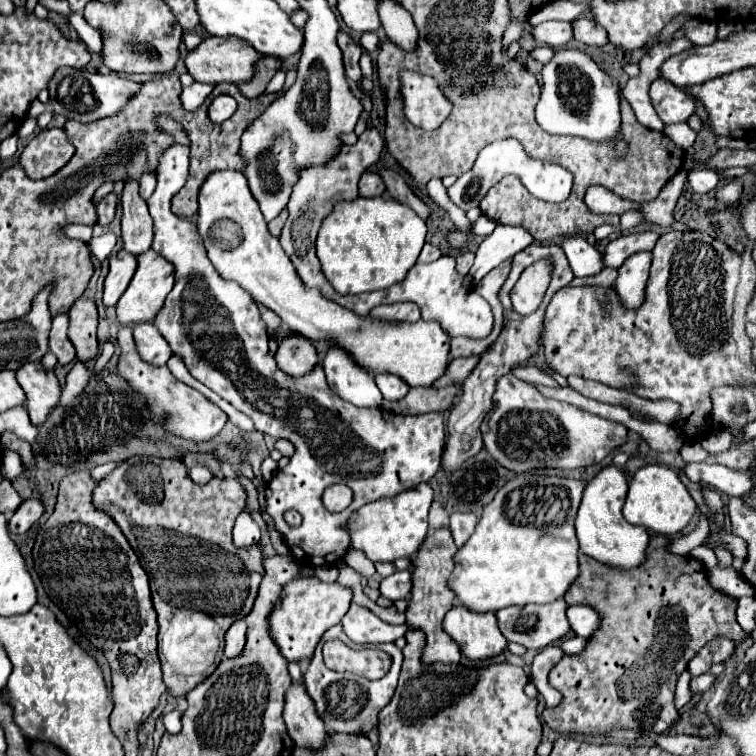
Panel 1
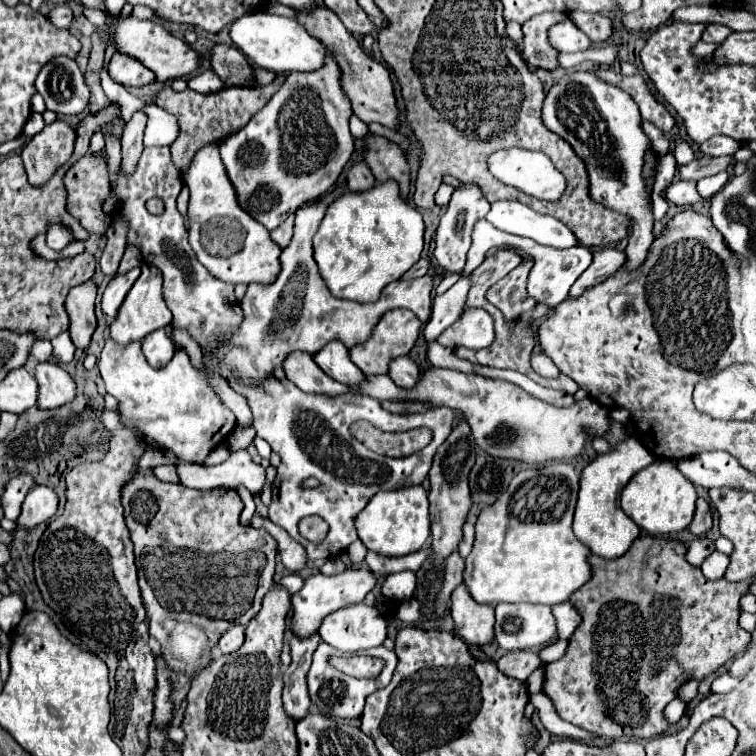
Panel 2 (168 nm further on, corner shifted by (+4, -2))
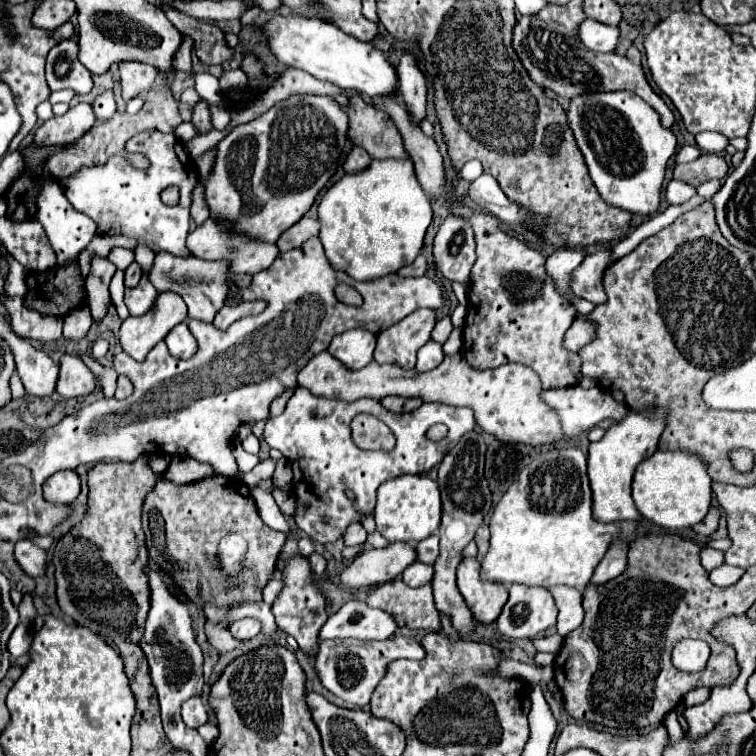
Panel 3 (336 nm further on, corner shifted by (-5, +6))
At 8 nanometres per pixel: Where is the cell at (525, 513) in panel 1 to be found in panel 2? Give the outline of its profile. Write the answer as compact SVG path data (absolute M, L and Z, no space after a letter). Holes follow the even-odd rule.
M553 461L543 467L529 467L519 471L501 497L485 507L475 523L473 551L465 559L463 583L477 603L543 603L557 605L589 581L591 567L587 563L589 551L575 539L571 531L573 509L579 491L579 475L571 463Z

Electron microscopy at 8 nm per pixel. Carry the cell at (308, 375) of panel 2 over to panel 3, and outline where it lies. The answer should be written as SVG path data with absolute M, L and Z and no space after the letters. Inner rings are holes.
M322 351L312 357L306 367L298 373L298 385L306 387L312 395L326 399L358 401L362 397L382 399L386 395L400 397L420 397L422 401L446 403L456 407L470 407L476 413L476 423L484 433L494 435L500 441L514 441L526 445L544 445L562 441L562 427L556 413L540 399L540 379L538 375L522 363L506 363L498 369L478 371L472 369L462 355L446 357L434 371L418 373L416 369L400 369L396 365L380 365L376 361L368 363L364 369L350 371L330 353Z

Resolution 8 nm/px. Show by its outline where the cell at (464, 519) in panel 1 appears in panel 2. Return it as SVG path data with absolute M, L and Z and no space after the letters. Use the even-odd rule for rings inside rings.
M465 523L463 525L463 539L461 539L461 543L459 543L459 553L463 555L463 557L467 557L469 555L469 551L471 551L471 547L473 547L473 525L471 523Z

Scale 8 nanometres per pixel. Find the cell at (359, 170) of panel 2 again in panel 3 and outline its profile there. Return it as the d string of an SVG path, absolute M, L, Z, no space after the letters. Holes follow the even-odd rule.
M352 147L352 151L350 151L350 153L346 155L346 159L344 159L344 171L346 171L346 173L362 171L362 169L366 169L366 167L370 165L370 161L372 161L372 157L370 157L364 149Z

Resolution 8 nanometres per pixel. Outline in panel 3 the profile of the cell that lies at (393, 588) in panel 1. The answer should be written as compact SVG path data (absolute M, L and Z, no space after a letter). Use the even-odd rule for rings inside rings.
M416 561L416 563L412 563L412 565L402 573L402 577L404 577L404 583L406 583L406 585L410 585L410 587L422 587L422 585L426 585L426 583L432 581L432 577L434 577L434 567Z

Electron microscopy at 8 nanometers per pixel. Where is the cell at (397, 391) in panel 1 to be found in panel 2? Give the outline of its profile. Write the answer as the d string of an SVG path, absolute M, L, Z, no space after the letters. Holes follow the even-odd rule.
M397 357L393 363L389 363L389 373L387 373L397 387L415 387L419 381L419 367L411 357Z

